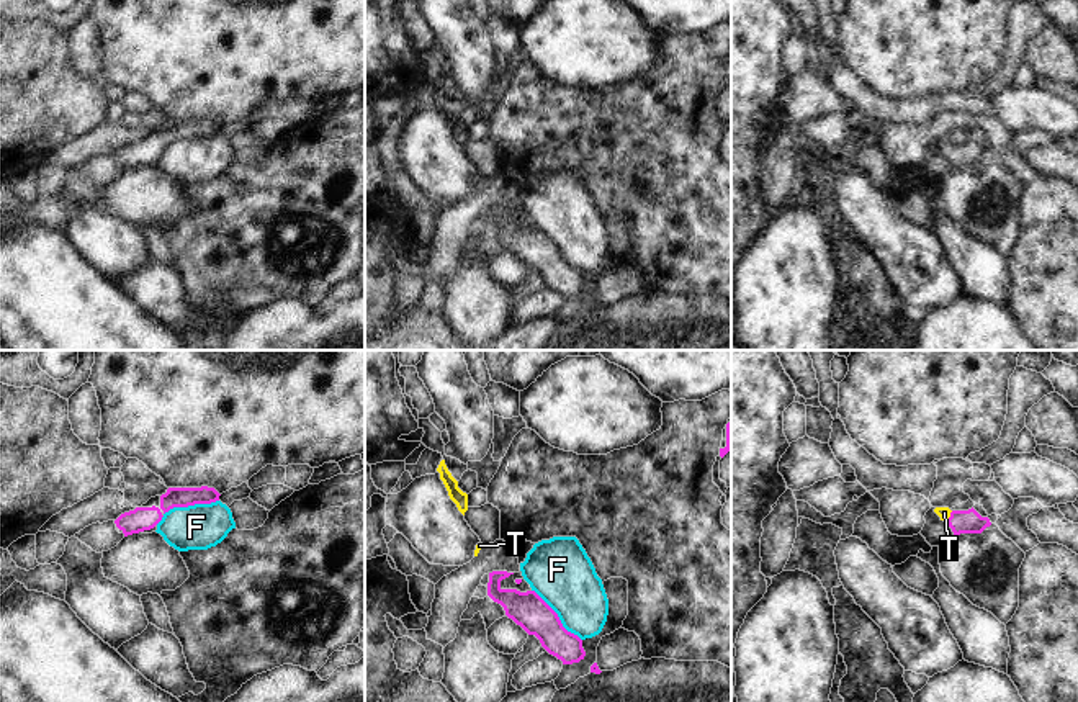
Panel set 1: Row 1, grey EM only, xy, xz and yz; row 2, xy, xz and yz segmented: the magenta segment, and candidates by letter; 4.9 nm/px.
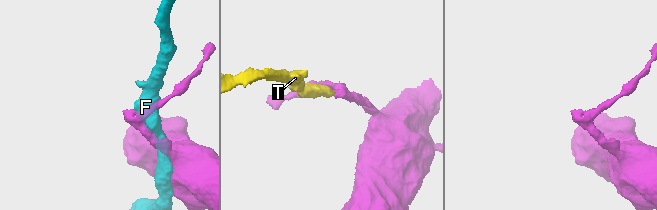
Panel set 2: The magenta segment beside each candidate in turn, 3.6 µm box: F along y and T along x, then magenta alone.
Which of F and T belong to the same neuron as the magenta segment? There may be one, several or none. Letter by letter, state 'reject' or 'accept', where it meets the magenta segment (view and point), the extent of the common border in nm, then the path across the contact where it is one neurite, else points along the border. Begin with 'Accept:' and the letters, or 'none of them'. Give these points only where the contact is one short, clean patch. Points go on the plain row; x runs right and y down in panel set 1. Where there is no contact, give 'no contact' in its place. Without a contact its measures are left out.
Accept: T
F: reject | xy (185, 139) | 340 nm
T: accept | yz (951, 149) | 70 nm | across yz (969, 154), (957, 154), (951, 149), (944, 146)

